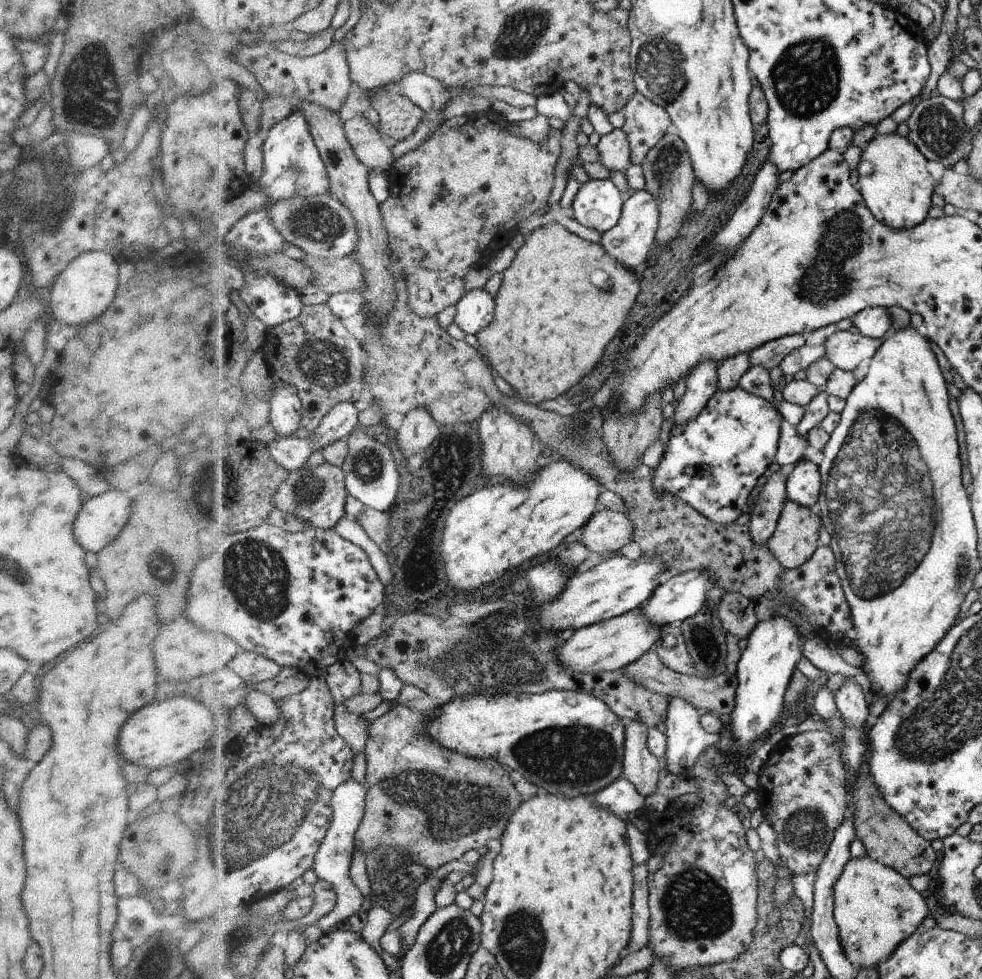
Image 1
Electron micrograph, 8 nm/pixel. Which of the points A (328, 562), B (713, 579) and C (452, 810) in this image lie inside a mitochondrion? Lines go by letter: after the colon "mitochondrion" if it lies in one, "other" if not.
A: other
B: other
C: mitochondrion

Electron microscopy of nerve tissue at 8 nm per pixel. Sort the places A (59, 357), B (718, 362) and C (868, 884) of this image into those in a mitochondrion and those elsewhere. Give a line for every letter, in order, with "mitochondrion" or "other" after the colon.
A: other
B: other
C: other

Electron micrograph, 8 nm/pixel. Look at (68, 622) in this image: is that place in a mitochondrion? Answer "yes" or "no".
no

